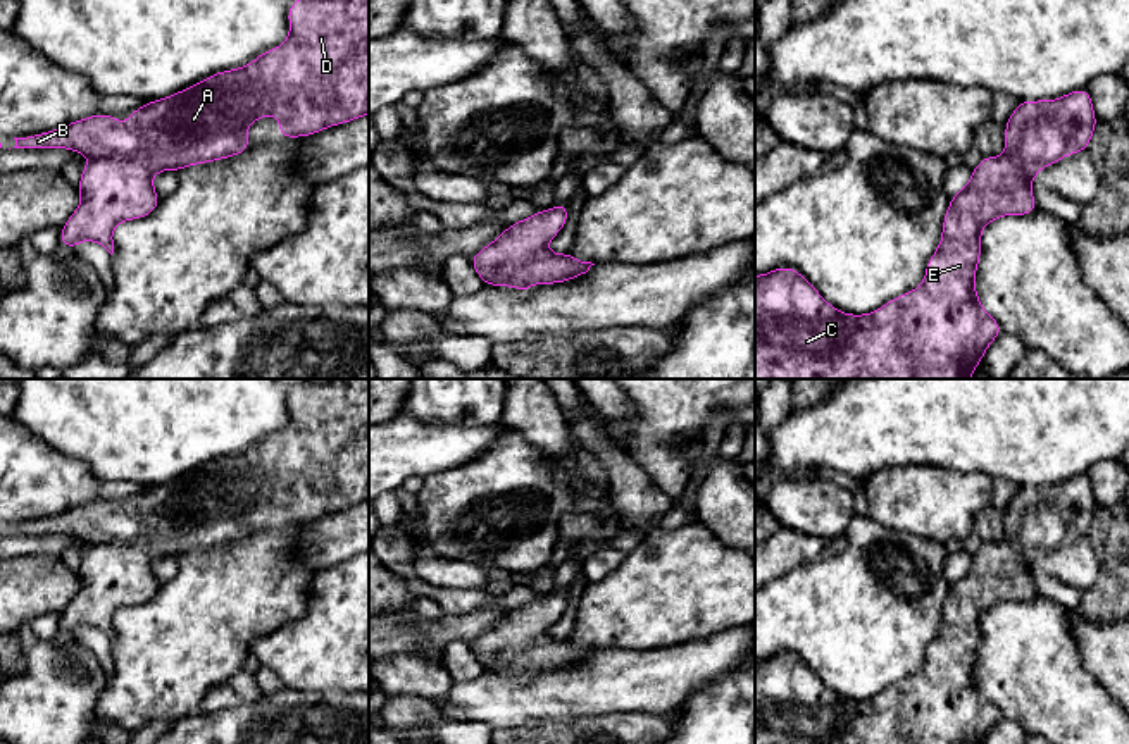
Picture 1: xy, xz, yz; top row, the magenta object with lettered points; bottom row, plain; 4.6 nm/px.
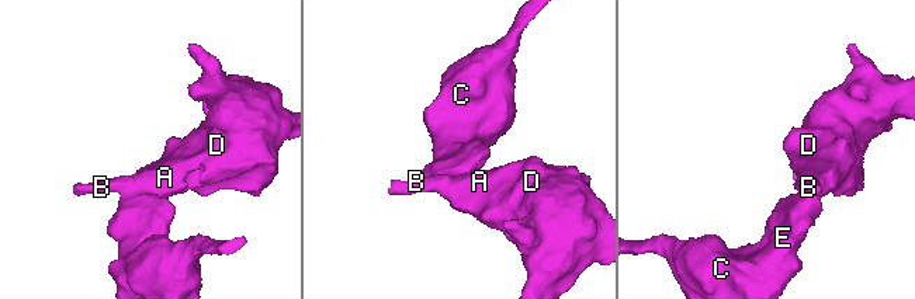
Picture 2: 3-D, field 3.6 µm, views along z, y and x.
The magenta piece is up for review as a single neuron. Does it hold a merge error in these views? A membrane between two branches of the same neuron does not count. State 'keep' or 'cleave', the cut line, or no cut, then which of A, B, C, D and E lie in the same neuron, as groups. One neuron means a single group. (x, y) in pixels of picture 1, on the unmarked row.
cleave | xy (92, 545), (140, 545), (154, 558) | A B D / C E

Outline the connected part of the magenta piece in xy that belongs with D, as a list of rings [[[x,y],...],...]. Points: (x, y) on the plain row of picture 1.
[[[369,379],[303,381],[288,393],[288,425],[248,451],[147,487],[128,512],[107,499],[14,524],[14,534],[74,536],[91,546],[141,544],[155,560],[252,534],[248,512],[274,499],[279,524],[312,522],[369,499]]]

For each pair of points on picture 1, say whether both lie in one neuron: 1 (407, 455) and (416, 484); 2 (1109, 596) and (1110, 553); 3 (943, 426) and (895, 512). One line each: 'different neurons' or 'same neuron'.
1: different neurons
2: same neuron
3: different neurons

